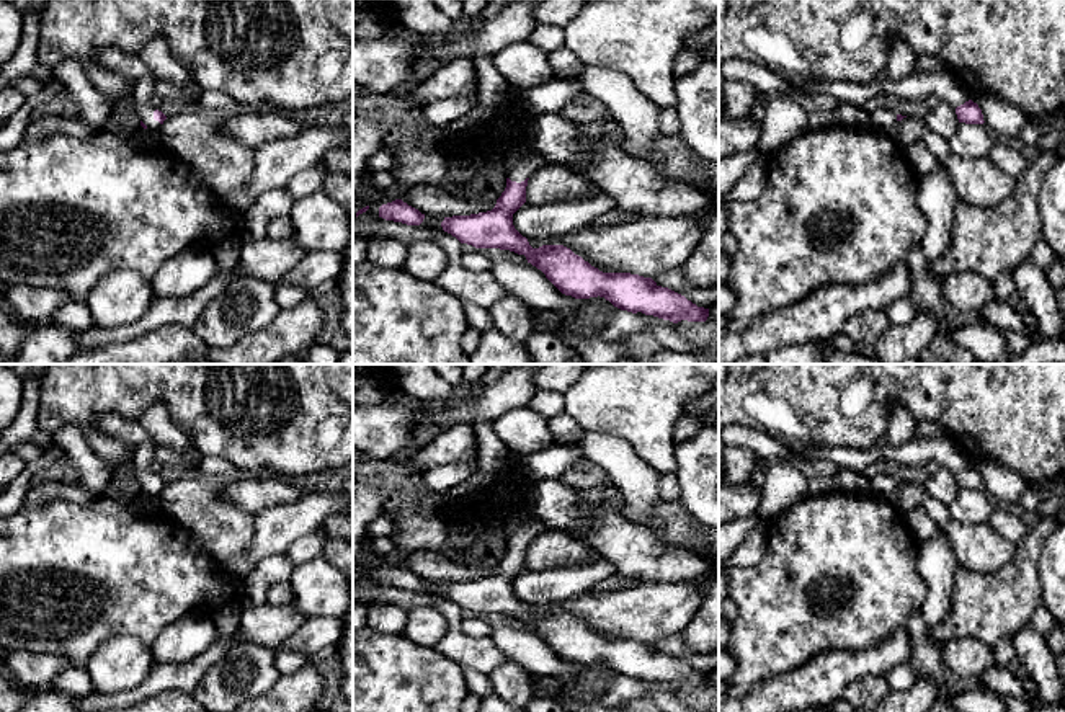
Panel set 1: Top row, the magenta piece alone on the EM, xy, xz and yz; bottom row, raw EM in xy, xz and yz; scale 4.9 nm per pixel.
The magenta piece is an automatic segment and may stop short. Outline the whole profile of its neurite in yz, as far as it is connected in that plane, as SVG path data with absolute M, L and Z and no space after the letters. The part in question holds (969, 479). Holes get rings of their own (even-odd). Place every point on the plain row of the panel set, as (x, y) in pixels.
M972 465L957 472L956 480L957 480L959 488L965 488L965 490L983 490L985 488L982 475Z

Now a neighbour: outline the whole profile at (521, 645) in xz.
M503 621L492 629L490 637L510 661L531 674L557 678L568 684L578 681L582 668L562 660L541 635L523 624Z

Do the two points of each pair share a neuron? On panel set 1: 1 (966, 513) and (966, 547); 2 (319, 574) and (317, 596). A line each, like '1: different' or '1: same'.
1: different
2: same

